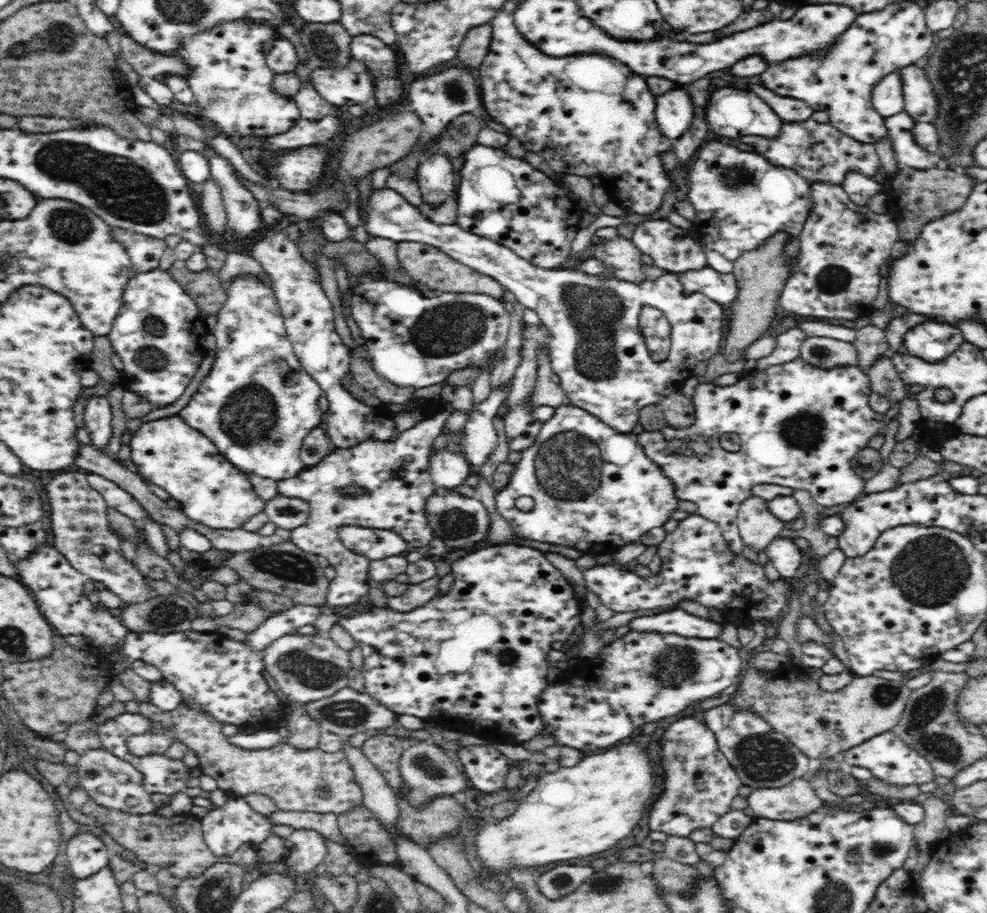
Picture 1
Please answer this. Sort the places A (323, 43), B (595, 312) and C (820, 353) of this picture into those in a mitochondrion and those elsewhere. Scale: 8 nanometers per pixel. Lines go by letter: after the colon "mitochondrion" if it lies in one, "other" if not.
A: mitochondrion
B: mitochondrion
C: mitochondrion

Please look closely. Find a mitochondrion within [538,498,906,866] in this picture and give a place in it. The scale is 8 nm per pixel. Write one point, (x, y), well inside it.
(764, 758)

